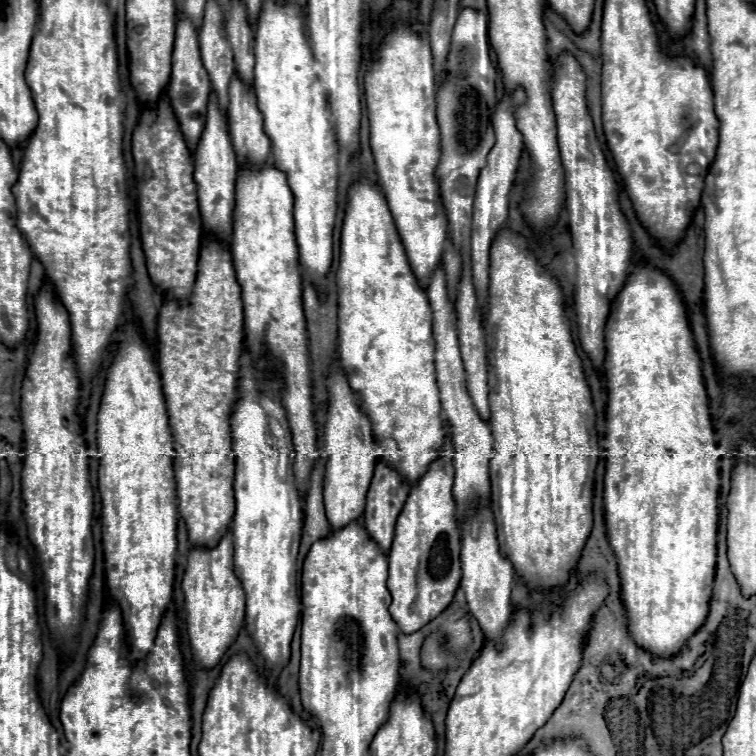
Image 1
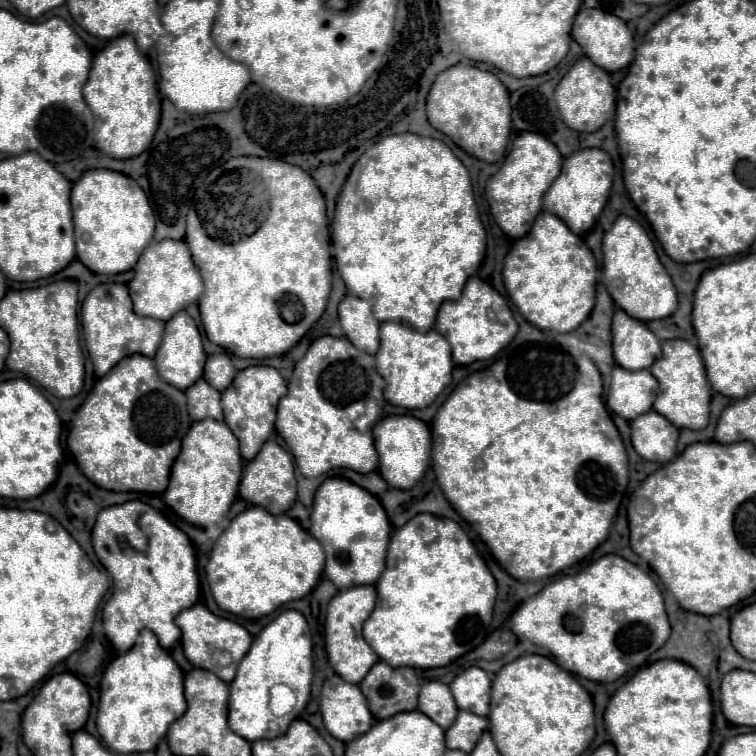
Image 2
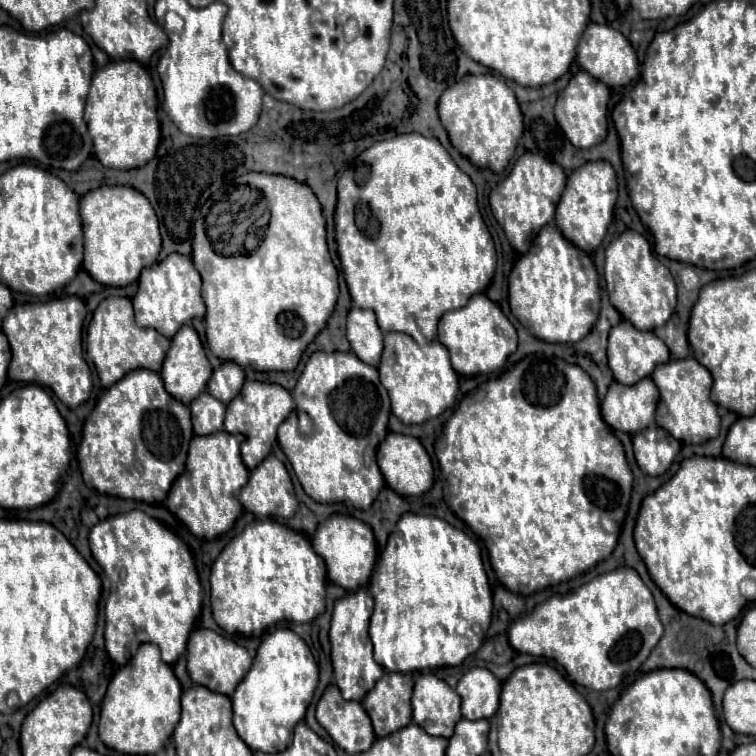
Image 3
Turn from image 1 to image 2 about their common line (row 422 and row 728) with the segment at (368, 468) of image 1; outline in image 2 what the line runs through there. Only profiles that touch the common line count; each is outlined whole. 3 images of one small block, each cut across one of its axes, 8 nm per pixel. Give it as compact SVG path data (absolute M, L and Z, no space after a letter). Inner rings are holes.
M332 676L322 686L320 710L326 730L340 742L352 742L372 726L372 714L356 684Z

